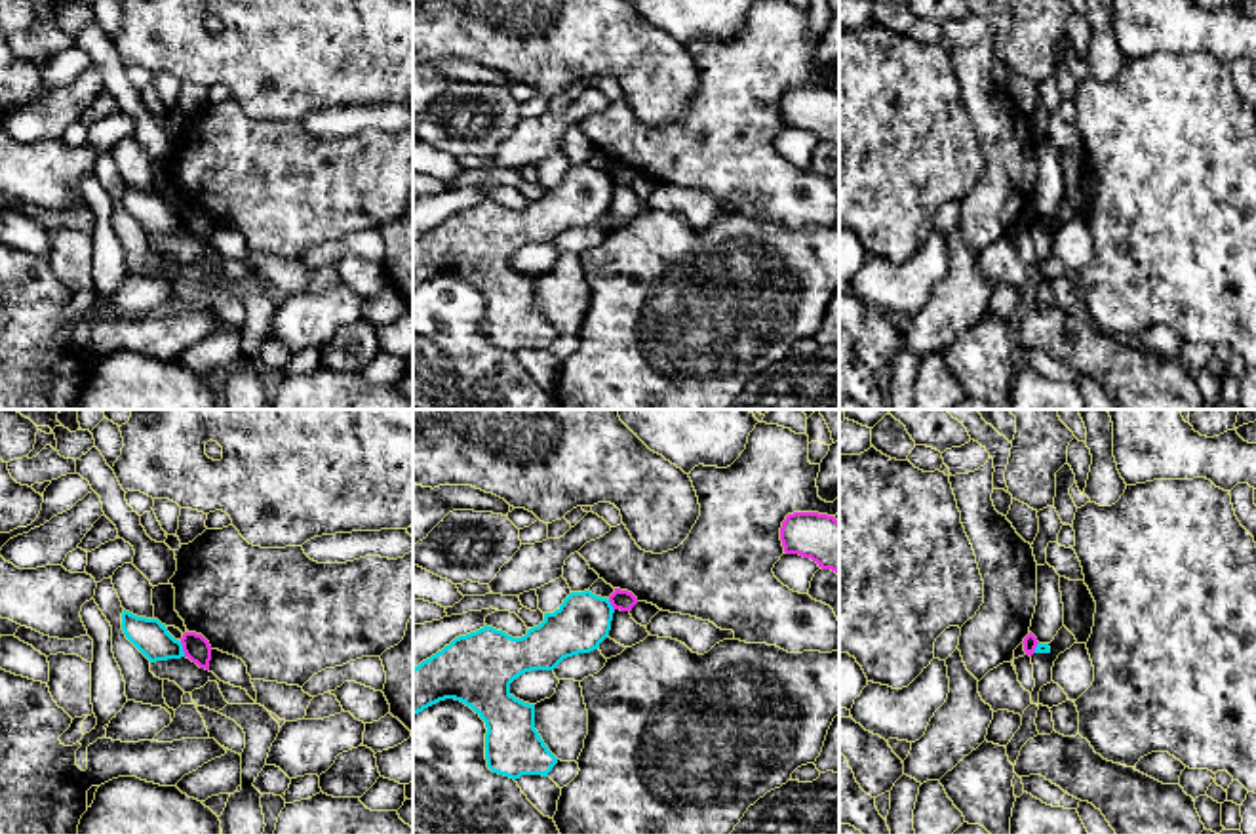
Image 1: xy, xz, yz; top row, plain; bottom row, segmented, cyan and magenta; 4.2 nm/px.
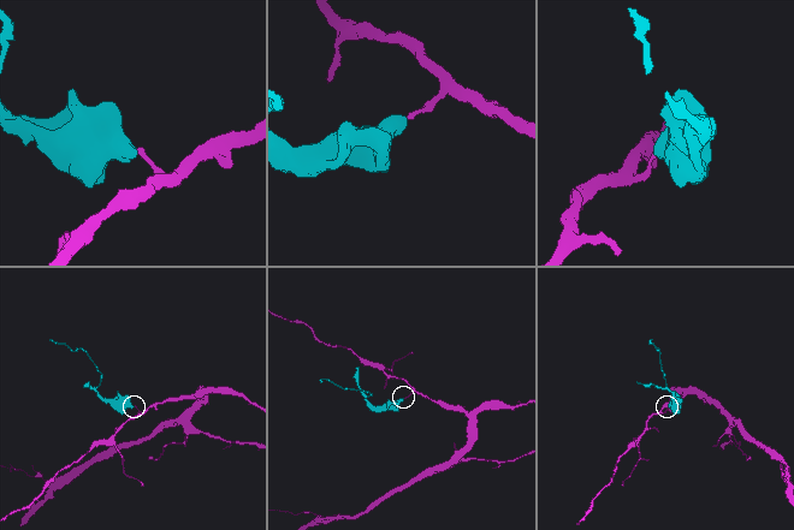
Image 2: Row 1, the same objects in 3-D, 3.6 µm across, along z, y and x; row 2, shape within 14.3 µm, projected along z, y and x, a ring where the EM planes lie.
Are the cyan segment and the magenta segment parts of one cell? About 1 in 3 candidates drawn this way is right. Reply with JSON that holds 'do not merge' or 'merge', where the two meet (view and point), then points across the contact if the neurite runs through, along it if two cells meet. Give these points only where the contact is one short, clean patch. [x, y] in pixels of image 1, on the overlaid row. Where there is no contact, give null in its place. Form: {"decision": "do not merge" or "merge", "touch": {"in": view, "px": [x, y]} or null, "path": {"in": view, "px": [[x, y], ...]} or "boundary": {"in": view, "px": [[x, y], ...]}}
{"decision": "do not merge", "touch": {"in": "xy", "px": [181, 650]}, "boundary": {"in": "xy", "px": [[179, 642], [185, 655]]}}

